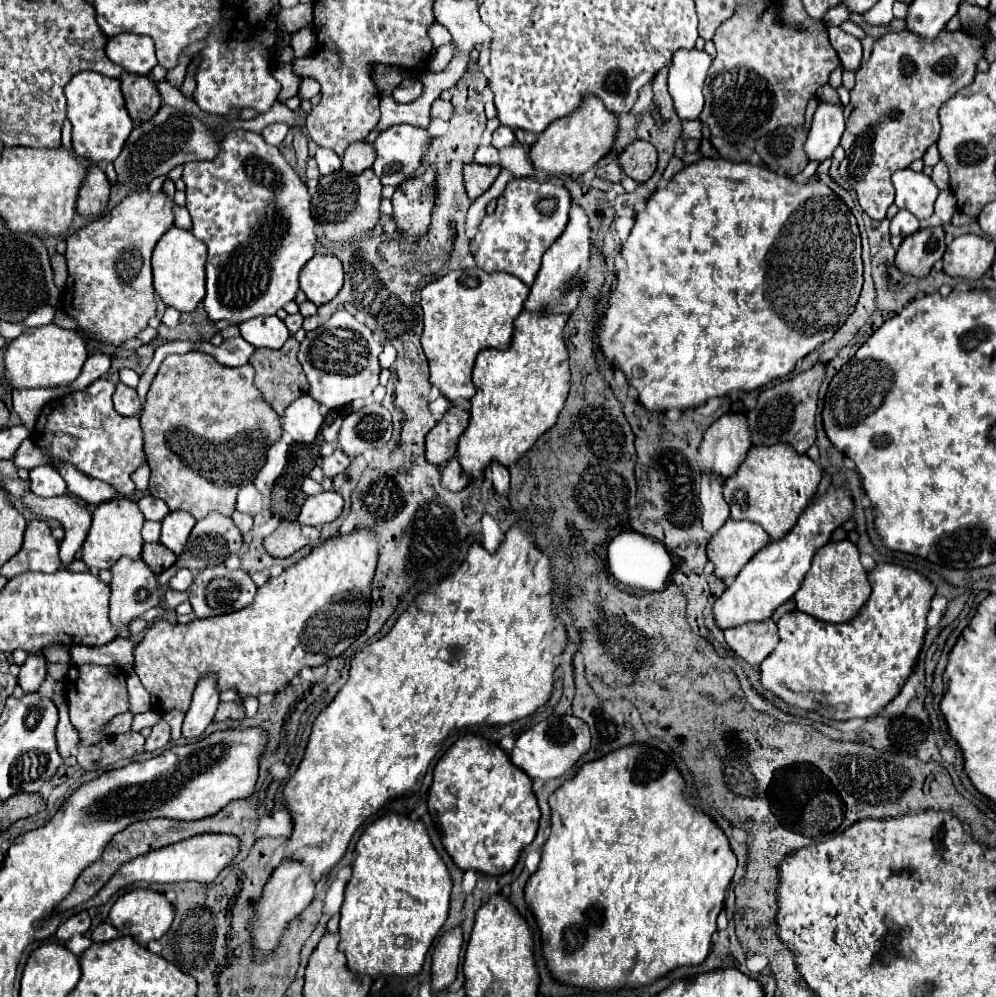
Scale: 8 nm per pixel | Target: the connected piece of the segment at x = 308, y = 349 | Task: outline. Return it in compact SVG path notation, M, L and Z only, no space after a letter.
M339 311L339 315L333 315L329 323L307 333L305 341L301 343L299 363L309 381L309 395L327 409L337 409L359 397L369 397L379 385L381 365L377 357L381 351L383 345L373 339L367 325L355 321L347 311Z

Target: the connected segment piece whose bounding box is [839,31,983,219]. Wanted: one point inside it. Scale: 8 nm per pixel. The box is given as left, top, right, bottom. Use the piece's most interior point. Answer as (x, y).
(891, 119)

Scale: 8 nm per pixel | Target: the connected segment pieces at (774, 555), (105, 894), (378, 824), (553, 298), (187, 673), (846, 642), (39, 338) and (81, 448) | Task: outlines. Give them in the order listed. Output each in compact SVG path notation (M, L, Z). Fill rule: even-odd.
M845 485L837 489L829 489L827 495L817 497L799 517L795 527L779 541L771 541L767 547L757 551L753 559L745 565L745 569L735 577L735 581L725 589L725 593L715 601L713 615L715 623L721 629L737 627L749 621L763 621L771 617L771 613L785 601L789 601L799 585L803 583L809 567L811 557L829 543L831 533L841 527L847 519L853 517L855 505L851 493Z
M205 833L205 835L195 835L191 839L181 841L181 849L169 849L169 853L149 853L143 857L137 857L121 867L107 885L91 899L93 907L105 905L117 891L121 891L127 885L145 881L145 883L179 883L179 881L197 881L197 883L213 883L215 877L231 865L235 855L239 853L239 837L235 835L221 835L221 833Z
M387 813L371 823L357 841L357 859L353 863L353 875L347 883L345 901L341 905L341 951L347 957L349 969L369 977L405 977L419 973L435 935L447 919L451 887L451 873L441 855L435 851L421 819L413 821L399 813Z
M573 203L571 211L569 211L569 223L567 223L563 235L543 255L541 271L537 273L537 279L535 279L535 283L531 287L531 293L525 301L527 311L537 311L537 309L543 307L543 309L555 311L555 313L569 313L577 307L581 291L583 291L583 281L585 281L587 269L589 269L591 233L593 231L591 231L587 213L583 211L581 205Z
M369 527L355 529L347 535L327 539L305 559L285 569L279 577L271 577L263 587L257 589L255 601L237 613L195 619L187 625L173 625L165 619L153 621L143 641L135 647L135 673L139 673L143 687L149 691L155 711L161 713L167 709L179 709L185 713L189 709L195 685L205 673L217 673L221 691L237 689L241 699L245 699L247 695L275 693L303 667L317 667L325 663L325 659L347 651L347 647L367 627L371 611L371 581L377 569L377 557L379 545L375 531Z
M881 563L867 575L871 583L871 597L861 607L861 611L845 623L823 623L805 615L801 611L791 611L779 619L779 645L761 663L761 685L787 701L803 709L819 711L821 715L835 719L855 719L855 717L875 717L883 707L887 707L901 691L909 679L917 655L923 647L923 637L927 631L927 613L931 609L931 599L937 587L917 571L893 563ZM807 693L823 693L827 705L817 703Z
M57 325L29 327L5 349L5 379L11 389L49 389L71 385L87 359L85 341L77 331Z
M97 379L85 391L49 401L37 417L31 439L53 461L75 465L83 475L105 481L119 495L129 497L135 493L131 473L145 463L143 433L137 417L123 417L113 409L113 393L115 385L111 381Z

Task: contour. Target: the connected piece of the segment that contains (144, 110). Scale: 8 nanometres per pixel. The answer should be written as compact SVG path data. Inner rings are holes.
M121 75L121 89L125 97L125 107L133 121L149 121L161 107L161 97L155 89L155 83L149 77L141 75Z

